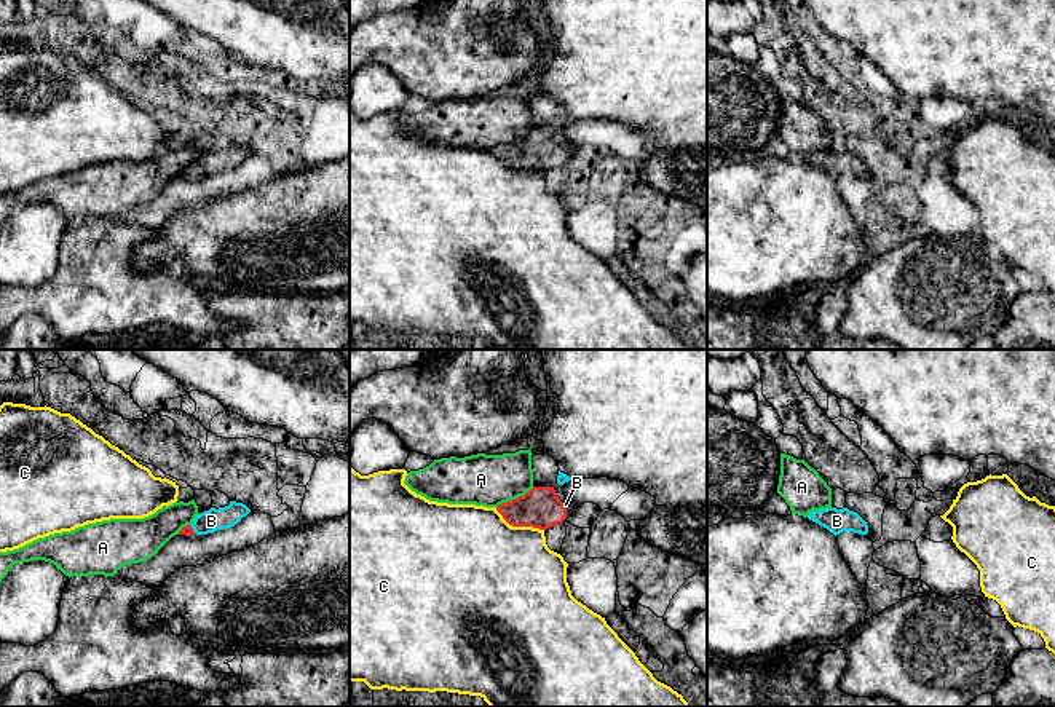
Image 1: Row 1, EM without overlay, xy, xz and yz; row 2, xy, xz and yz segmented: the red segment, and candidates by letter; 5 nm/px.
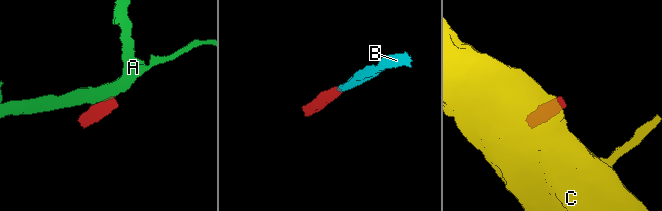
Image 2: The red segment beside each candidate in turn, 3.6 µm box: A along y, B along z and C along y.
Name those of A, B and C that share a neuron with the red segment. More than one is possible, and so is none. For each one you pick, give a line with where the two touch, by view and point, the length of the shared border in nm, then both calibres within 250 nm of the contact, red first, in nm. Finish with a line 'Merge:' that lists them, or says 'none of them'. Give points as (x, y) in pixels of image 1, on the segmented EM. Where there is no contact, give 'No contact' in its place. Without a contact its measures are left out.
B: Touches red at xy (192, 530). Shared border 60 nm. Thickness 50 nm (red) against 120 nm
Merge: B

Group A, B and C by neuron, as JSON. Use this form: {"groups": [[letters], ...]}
{"groups": [["A"], ["B"], ["C"]]}

